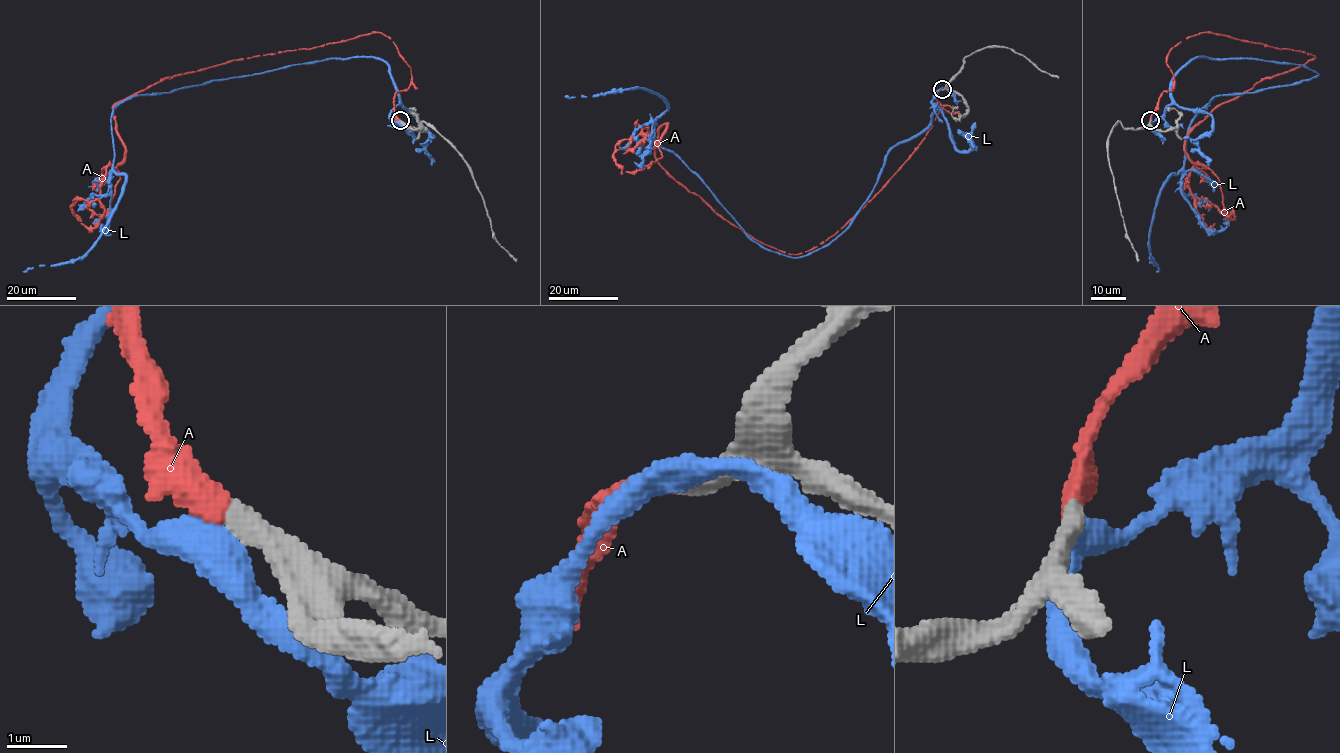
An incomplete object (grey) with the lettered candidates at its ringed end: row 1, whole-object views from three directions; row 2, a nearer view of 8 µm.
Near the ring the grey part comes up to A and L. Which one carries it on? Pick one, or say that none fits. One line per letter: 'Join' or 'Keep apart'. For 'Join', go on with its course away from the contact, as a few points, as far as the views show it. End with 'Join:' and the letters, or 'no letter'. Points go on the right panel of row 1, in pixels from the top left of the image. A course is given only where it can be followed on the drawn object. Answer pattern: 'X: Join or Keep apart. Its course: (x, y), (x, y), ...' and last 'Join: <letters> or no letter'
A: Join. Its course: (1150, 121), (1174, 87), (1167, 55), (1196, 34), (1315, 56), (1188, 136), (1204, 167), (1190, 194), (1236, 220)
L: Keep apart
Join: A

